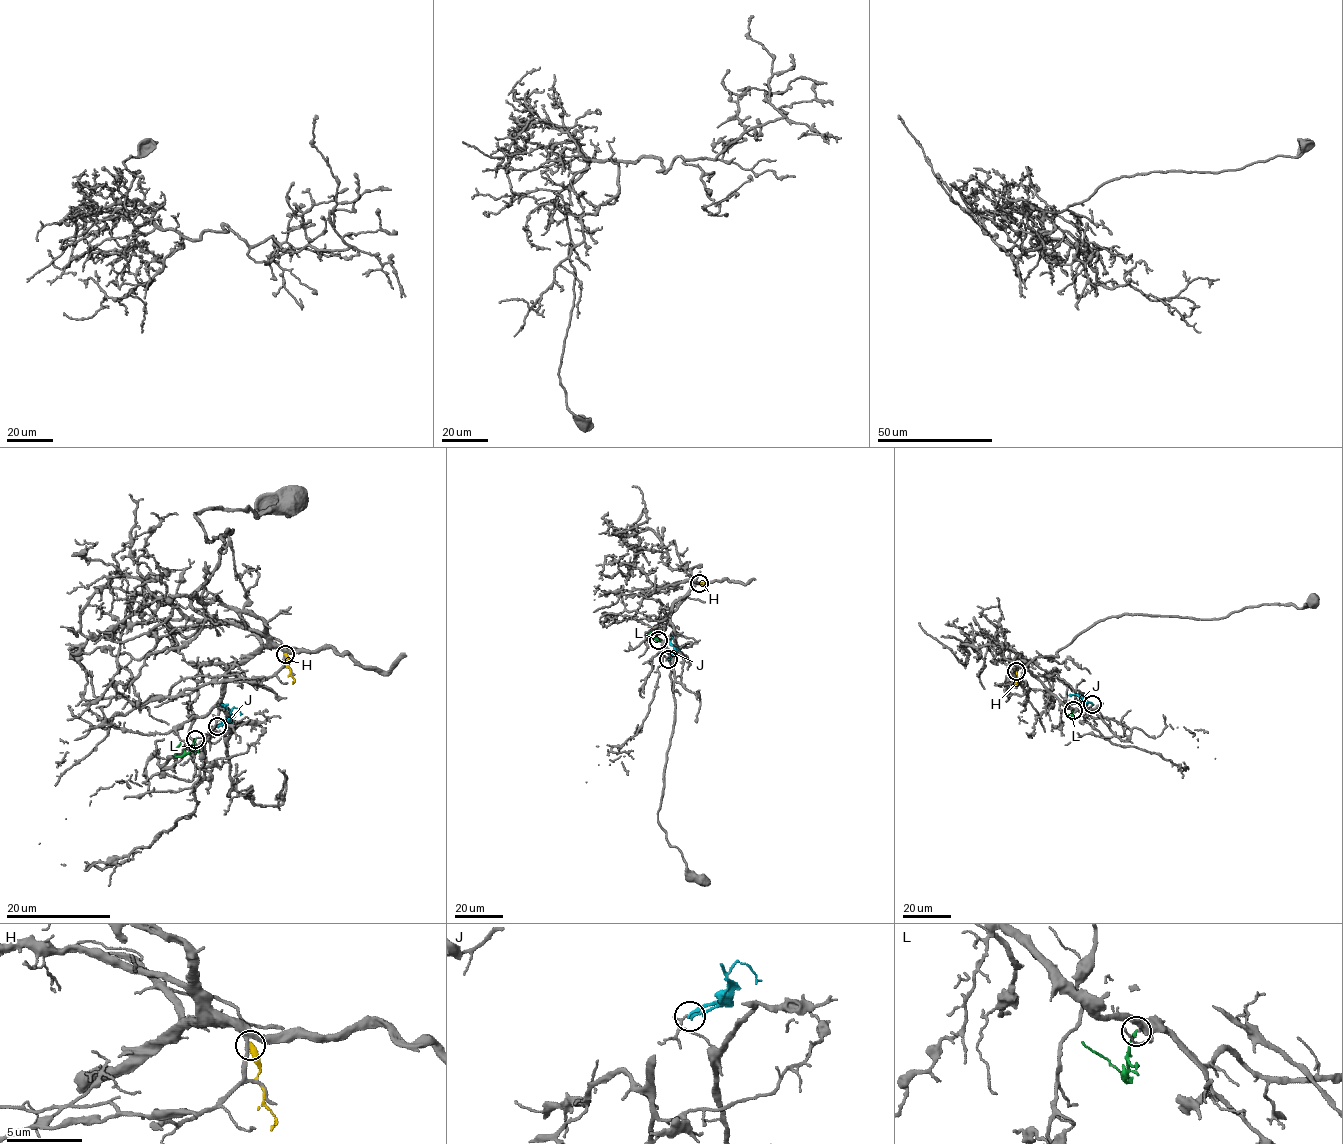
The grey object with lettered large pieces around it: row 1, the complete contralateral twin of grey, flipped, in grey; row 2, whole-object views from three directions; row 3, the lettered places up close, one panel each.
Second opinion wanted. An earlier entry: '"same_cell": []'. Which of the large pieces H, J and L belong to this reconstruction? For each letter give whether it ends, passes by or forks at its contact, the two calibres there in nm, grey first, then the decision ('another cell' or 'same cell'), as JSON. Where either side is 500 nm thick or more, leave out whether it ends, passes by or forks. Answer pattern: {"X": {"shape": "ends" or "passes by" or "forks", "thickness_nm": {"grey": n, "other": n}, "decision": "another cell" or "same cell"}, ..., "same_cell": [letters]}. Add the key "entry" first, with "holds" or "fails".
{"entry": "holds", "H": {"shape": "ends", "thickness_nm": {"grey": 280, "other": 400}, "decision": "another cell"}, "J": {"shape": "ends", "thickness_nm": {"grey": 90, "other": 280}, "decision": "another cell"}, "L": {"shape": "ends", "thickness_nm": {"grey": 140, "other": 200}, "decision": "another cell"}, "same_cell": []}

